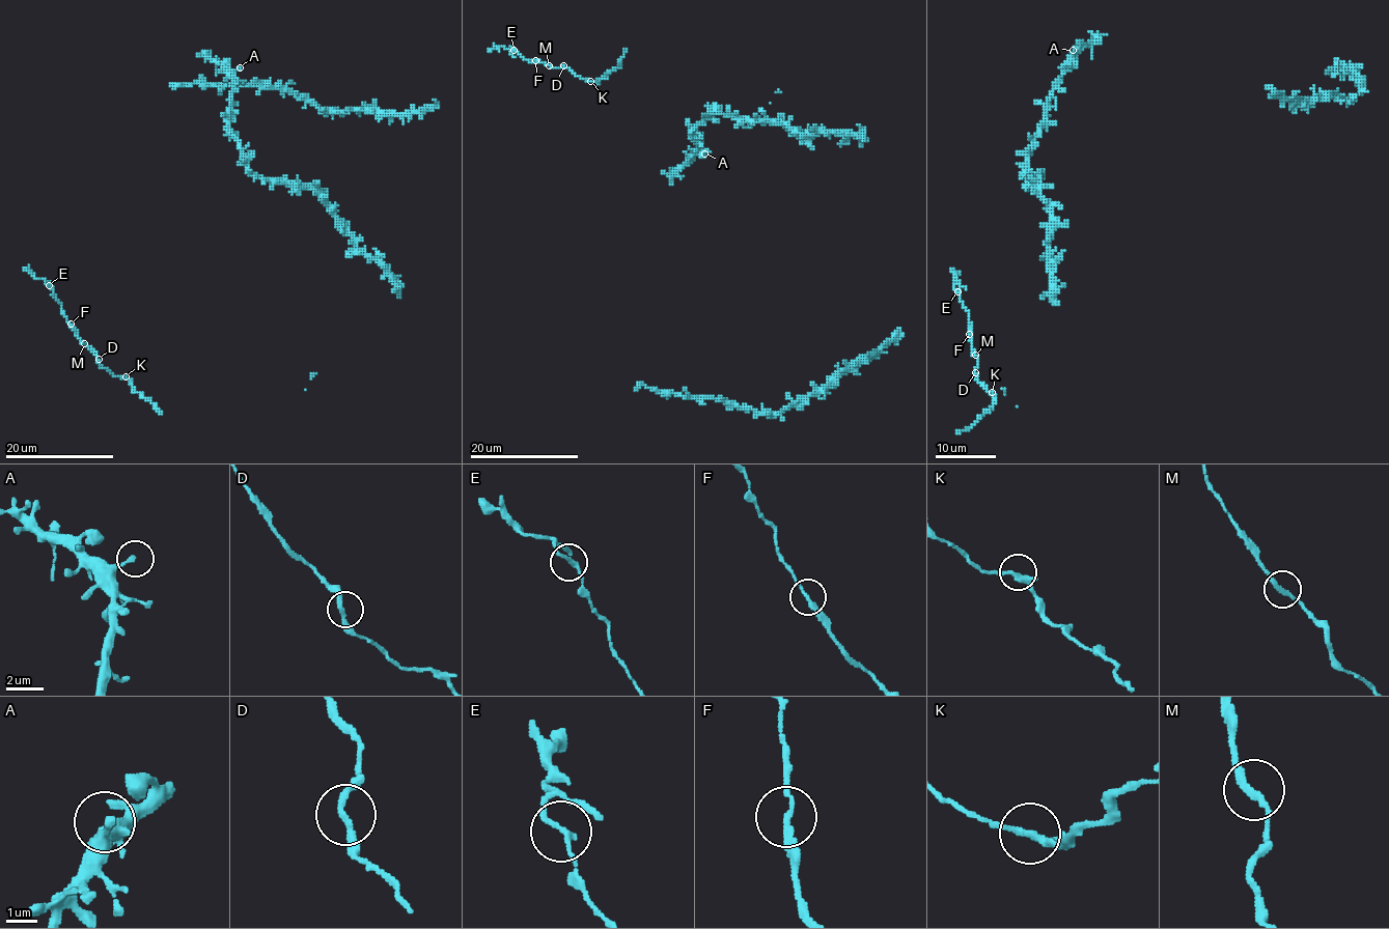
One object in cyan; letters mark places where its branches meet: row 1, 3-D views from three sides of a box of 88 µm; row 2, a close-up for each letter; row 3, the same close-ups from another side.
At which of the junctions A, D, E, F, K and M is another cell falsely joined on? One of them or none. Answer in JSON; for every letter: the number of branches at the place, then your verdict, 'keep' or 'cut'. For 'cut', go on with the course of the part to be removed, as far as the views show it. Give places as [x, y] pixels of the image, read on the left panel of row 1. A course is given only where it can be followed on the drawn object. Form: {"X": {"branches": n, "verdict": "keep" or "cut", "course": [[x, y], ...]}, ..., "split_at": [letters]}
{"A": {"branches": 1, "verdict": "keep"}, "D": {"branches": 2, "verdict": "keep"}, "E": {"branches": 2, "verdict": "keep"}, "F": {"branches": 2, "verdict": "keep"}, "K": {"branches": 2, "verdict": "keep"}, "M": {"branches": 2, "verdict": "keep"}, "split_at": []}

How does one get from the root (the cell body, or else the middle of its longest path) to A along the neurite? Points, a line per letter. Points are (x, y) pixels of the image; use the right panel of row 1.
A: (1032, 173), (1028, 169), (1028, 150), (1037, 129), (1048, 115), (1052, 86), (1073, 50)

